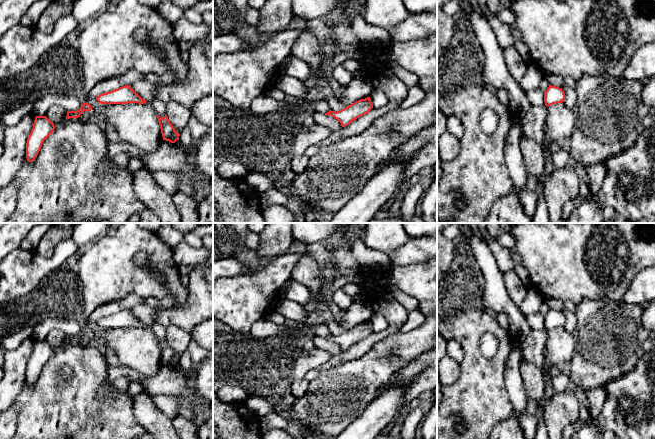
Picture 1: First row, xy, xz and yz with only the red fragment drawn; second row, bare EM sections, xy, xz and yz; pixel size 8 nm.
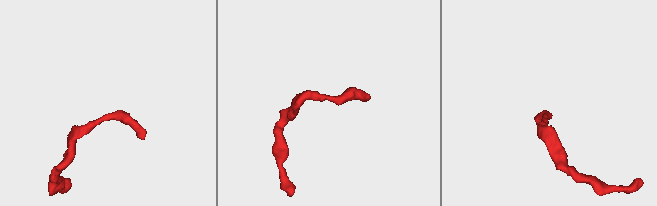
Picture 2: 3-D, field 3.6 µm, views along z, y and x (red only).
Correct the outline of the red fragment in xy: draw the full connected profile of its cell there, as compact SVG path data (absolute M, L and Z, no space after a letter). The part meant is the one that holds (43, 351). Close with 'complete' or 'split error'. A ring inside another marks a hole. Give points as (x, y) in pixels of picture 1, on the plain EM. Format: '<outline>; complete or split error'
M36 340L31 357L26 367L26 382L33 386L37 381L42 368L55 353L54 348L46 340Z; complete

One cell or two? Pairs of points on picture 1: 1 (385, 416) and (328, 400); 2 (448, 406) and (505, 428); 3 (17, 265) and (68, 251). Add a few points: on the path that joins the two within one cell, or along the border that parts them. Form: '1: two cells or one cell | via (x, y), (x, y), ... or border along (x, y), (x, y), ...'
1: two cells | border along (376, 394), (366, 408), (347, 426)
2: two cells | border along (513, 414), (508, 418), (499, 420), (492, 428)
3: one cell | via (30, 266), (43, 266), (55, 261)

